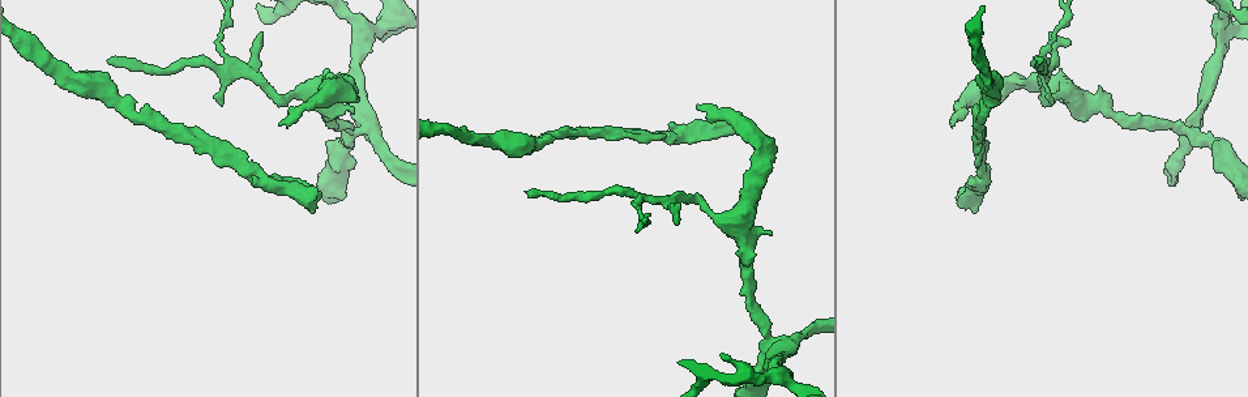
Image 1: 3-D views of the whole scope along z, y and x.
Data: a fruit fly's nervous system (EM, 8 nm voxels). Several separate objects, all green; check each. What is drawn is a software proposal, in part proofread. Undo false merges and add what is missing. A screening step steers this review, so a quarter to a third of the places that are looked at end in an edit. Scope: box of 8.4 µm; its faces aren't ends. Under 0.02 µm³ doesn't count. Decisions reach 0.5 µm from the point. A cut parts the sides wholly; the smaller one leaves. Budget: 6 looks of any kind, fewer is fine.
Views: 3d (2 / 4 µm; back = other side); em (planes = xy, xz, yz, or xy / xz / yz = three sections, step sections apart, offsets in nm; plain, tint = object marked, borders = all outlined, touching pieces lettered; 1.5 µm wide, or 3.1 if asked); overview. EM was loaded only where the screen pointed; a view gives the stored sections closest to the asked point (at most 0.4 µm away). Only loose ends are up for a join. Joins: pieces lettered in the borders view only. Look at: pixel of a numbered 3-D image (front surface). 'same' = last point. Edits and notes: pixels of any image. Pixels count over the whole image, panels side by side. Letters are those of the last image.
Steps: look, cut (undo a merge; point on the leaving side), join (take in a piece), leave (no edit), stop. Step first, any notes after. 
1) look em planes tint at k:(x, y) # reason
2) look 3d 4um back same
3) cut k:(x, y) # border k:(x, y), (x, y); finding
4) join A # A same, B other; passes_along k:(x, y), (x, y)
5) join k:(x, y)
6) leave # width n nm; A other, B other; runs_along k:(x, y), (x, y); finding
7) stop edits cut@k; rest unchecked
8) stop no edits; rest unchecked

look em planes borders at 1:(224, 100) # an open end

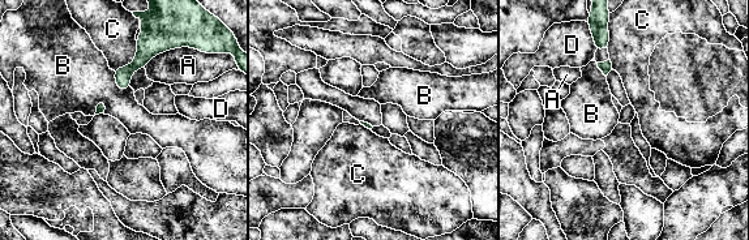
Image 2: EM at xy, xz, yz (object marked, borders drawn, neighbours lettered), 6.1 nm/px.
leave # A other, B other, C other, D other; no lettered piece goes on from it

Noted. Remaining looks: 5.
look em planes borders at 1:(769, 343) # calibre changes

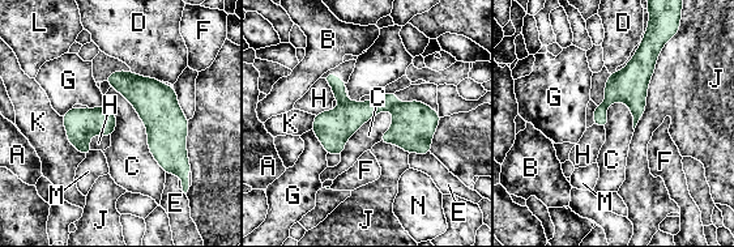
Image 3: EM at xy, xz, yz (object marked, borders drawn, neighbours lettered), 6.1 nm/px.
cut 3:(414, 123) # longest_contact C 650 nm; A other, B other, C other, D other, E other, F other, G other, H other, J other, K other, L other, M other, N other; border 3:(398, 103), (389, 109); two neurons meet here

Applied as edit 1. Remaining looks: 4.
look overview

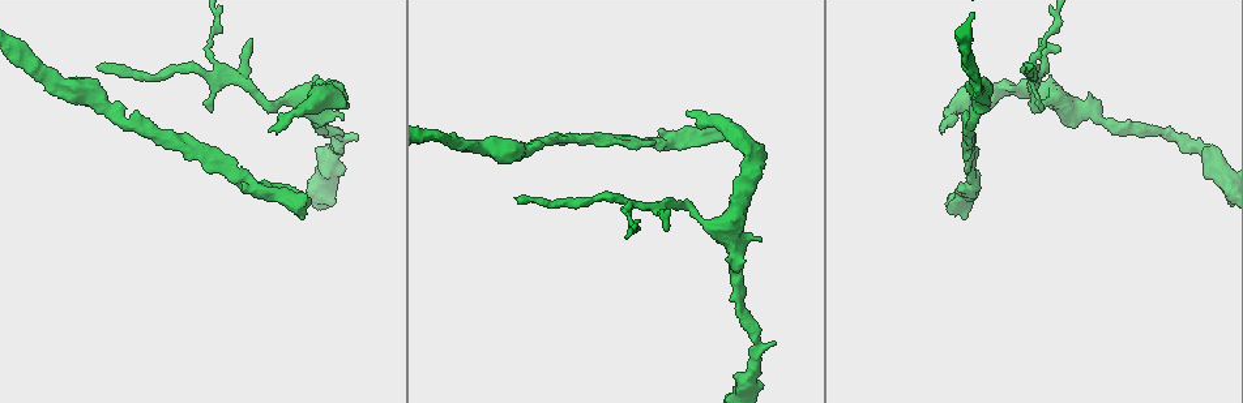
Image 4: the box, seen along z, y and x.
look em planes tint at 4:(1016, 90) # narrows sharply

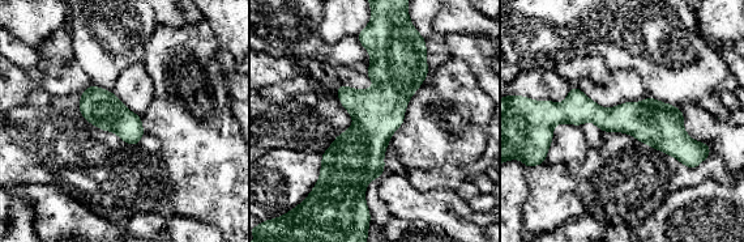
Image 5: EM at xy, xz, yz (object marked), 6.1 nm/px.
look em planes borders same

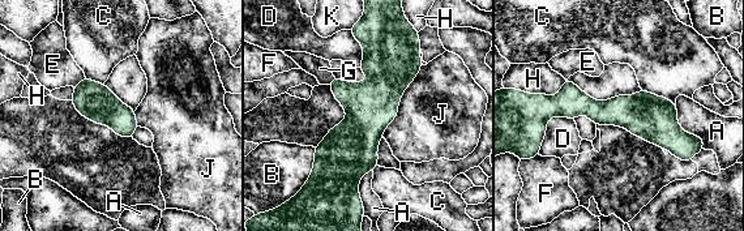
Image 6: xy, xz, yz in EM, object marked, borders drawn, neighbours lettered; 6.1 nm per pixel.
leave # longest_contact J 500 nm; A other, B other, C other, D other, E other, F other, G other, H other, J other, K other; runs_along 6:(530, 108), (644, 114), (683, 138); continuous, no second neuron

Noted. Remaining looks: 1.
stop edits cut@3; rest unchecked

